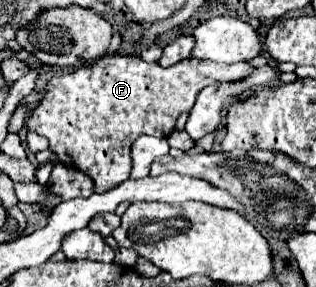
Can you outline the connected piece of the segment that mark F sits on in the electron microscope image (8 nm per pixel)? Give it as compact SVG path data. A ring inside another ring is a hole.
M115 55L103 57L91 65L85 65L73 73L53 77L47 83L39 107L27 121L27 129L49 139L49 149L57 155L63 165L77 167L87 173L95 183L95 193L105 193L115 185L129 179L131 173L131 145L141 135L167 137L177 117L183 111L191 111L197 93L211 83L225 83L247 77L253 71L249 63L213 63L203 59L185 59L171 67L161 67L157 63L147 63L139 55Z

